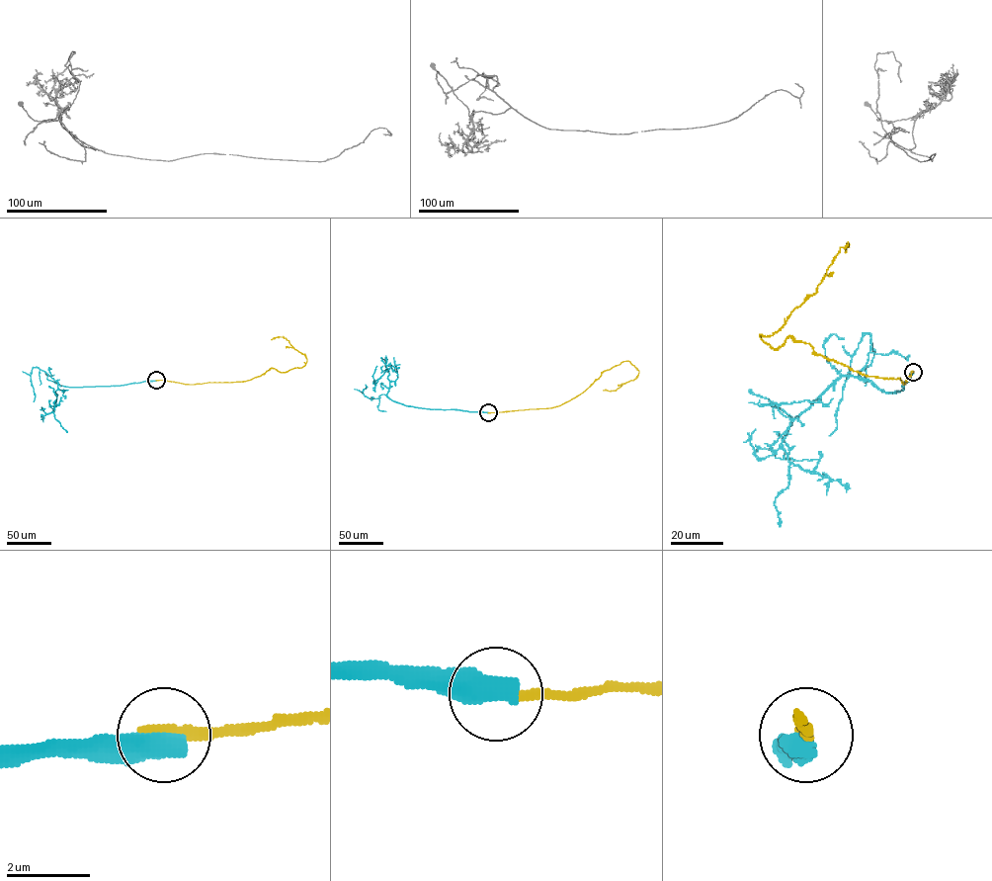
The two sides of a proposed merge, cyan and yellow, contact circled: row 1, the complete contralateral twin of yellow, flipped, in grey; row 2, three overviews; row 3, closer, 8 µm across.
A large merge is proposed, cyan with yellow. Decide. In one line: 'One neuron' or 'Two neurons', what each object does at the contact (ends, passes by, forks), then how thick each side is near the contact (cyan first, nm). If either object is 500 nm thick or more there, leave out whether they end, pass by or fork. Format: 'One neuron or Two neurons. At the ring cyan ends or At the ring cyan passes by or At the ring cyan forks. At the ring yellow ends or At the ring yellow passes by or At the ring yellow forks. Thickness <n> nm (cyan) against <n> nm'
Two neurons. Thickness 700 nm (cyan) against 260 nm

